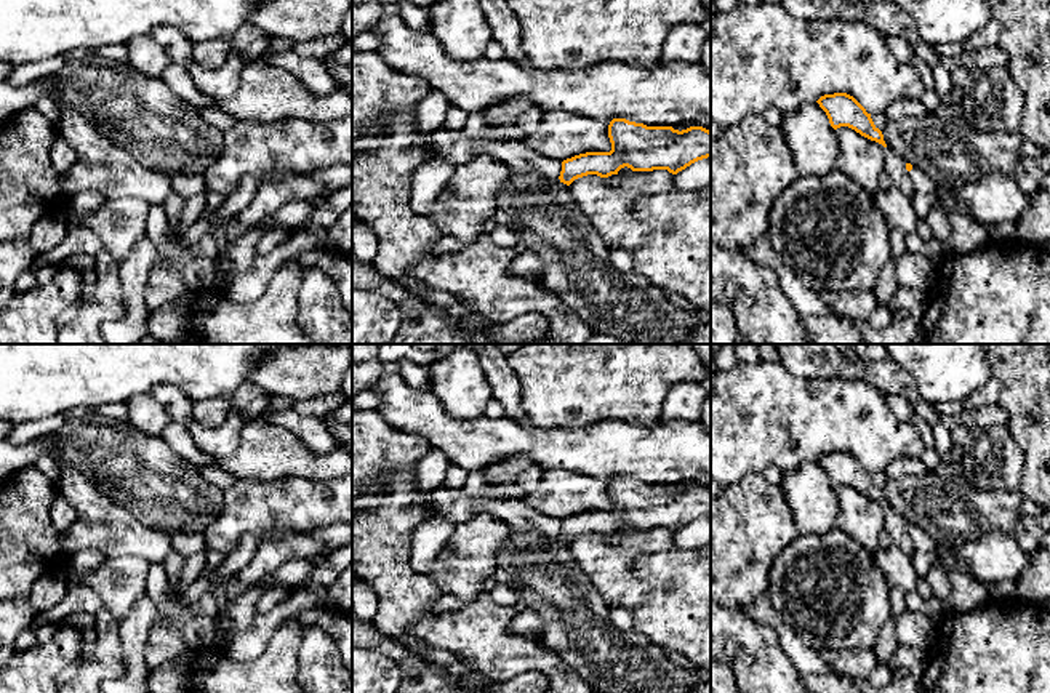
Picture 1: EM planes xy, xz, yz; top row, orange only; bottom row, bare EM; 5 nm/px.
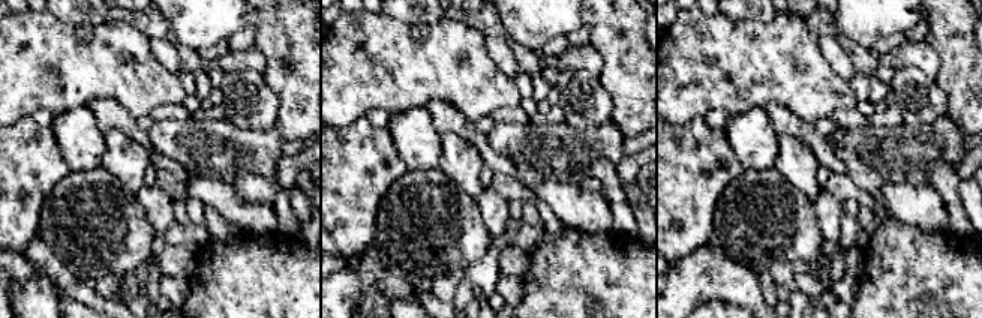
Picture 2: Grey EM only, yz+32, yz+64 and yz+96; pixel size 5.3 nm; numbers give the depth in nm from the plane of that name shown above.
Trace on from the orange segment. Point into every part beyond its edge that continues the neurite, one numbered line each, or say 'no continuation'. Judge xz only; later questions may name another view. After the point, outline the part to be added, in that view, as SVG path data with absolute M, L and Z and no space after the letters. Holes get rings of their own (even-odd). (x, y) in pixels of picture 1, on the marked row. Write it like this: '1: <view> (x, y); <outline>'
no continuation

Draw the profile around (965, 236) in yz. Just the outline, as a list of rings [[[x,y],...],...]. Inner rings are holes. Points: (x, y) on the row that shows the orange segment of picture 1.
[[[948,214],[951,235],[948,238],[948,253],[965,254],[980,250],[989,238],[983,226],[962,214]]]

